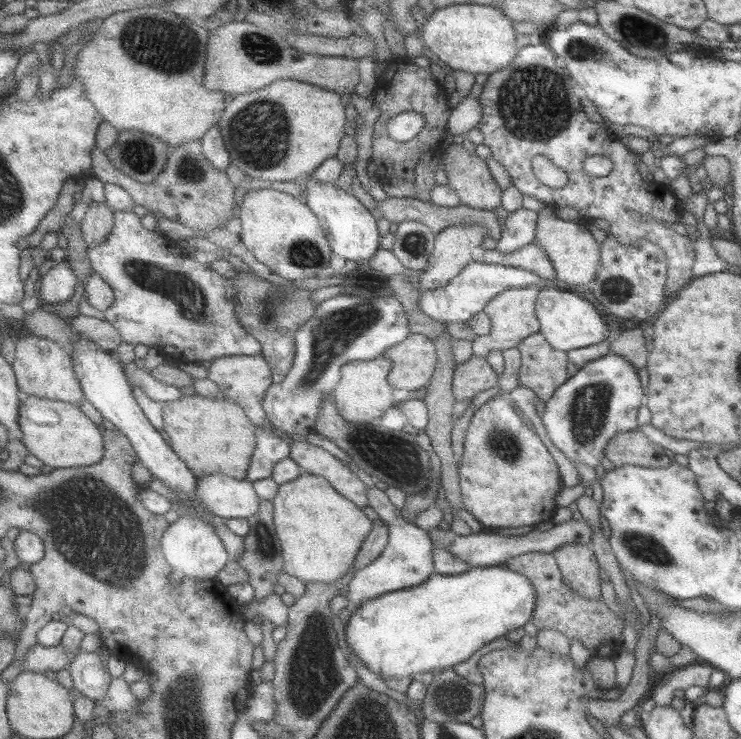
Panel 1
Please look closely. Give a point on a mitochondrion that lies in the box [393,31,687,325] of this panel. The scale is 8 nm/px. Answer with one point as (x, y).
(534, 103)

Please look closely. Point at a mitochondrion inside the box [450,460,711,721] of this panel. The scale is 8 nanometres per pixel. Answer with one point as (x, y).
(642, 545)

